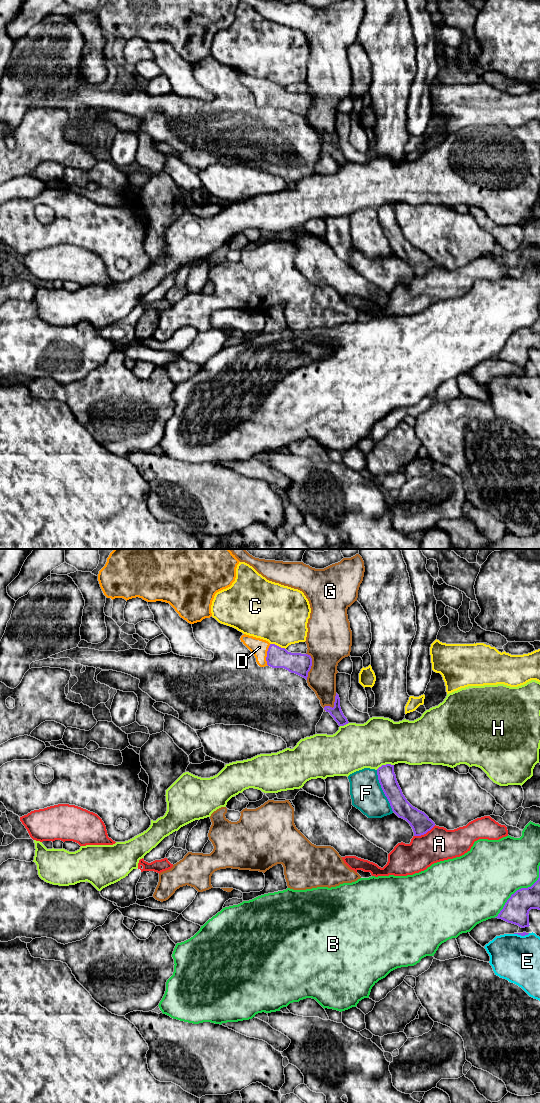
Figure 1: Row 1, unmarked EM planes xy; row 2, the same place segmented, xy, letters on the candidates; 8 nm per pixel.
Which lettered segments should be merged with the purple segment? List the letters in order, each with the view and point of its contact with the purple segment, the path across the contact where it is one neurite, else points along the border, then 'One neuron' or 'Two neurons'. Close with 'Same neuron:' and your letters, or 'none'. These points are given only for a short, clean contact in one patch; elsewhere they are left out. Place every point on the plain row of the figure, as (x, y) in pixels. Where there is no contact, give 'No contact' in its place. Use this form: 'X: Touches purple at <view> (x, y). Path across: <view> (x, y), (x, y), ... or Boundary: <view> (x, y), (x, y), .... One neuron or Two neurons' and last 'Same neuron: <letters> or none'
A: Touches purple at xy (424, 273). Two neurons
B: Touches purple at xy (519, 329). Two neurons
C: Touches purple at xy (278, 86). Two neurons
D: Touches purple at xy (267, 95). Path across: xy (277, 97), (267, 95), (259, 87). One neuron
E: Touches purple at xy (521, 375). Boundary: xy (529, 373), (524, 375), (514, 374). Two neurons
F: Touches purple at xy (383, 231). Two neurons
G: Touches purple at xy (311, 105). Two neurons
H: Touches purple at xy (384, 205). Two neurons
Same neuron: D

